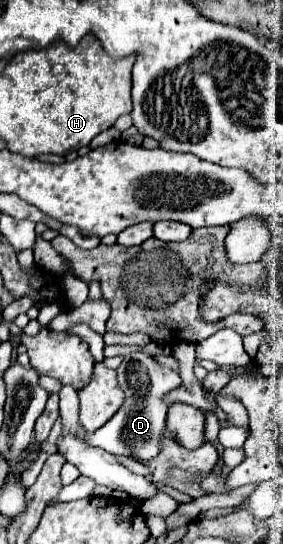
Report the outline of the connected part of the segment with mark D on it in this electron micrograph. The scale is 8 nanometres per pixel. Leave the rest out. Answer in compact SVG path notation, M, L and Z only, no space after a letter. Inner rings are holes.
M132 352L118 368L118 384L124 390L126 402L120 406L118 414L114 414L114 418L110 418L106 426L102 426L102 430L96 430L88 438L88 444L102 448L114 456L132 456L144 462L152 460L158 456L160 438L166 432L168 404L164 404L164 396L182 384L180 374L172 368L160 366L152 360L152 356L144 352Z

